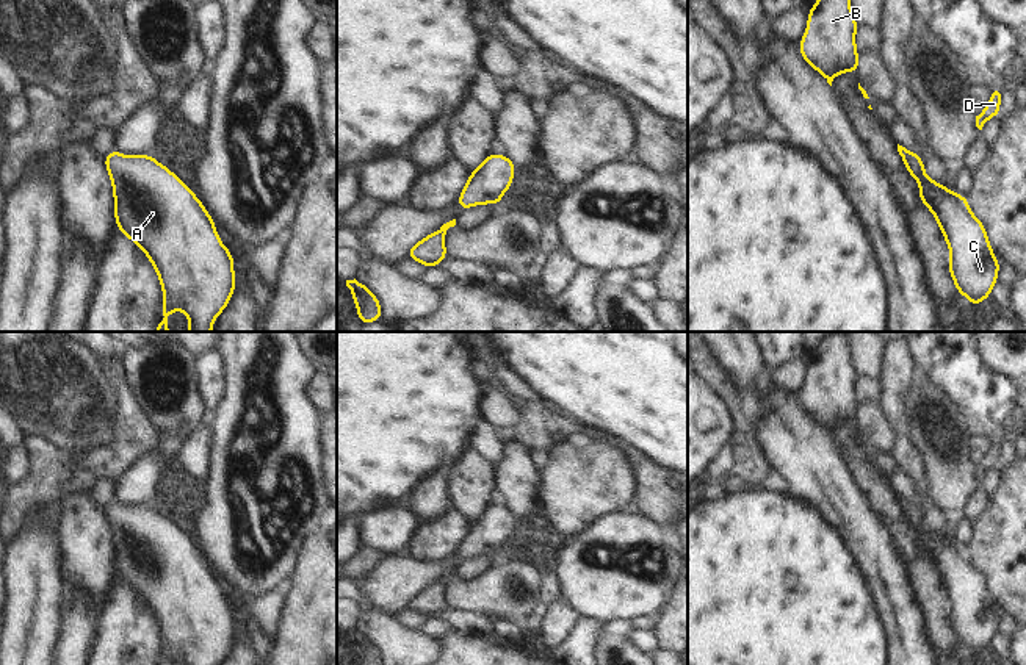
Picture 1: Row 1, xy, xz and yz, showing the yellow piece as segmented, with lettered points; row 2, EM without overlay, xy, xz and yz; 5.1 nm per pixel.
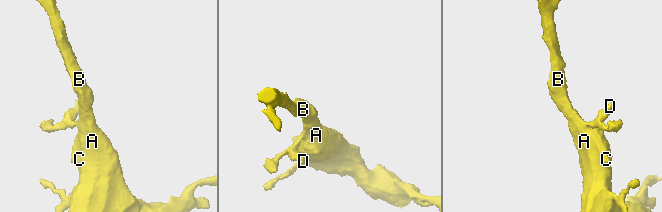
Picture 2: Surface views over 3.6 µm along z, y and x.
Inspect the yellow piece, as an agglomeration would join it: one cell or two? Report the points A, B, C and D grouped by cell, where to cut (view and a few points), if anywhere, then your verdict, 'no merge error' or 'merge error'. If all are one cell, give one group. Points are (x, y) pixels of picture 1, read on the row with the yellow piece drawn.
groups A B C D; cut none; no merge error

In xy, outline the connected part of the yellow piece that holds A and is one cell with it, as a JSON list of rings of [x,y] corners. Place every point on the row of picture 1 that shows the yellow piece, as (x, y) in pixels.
[[[117,150],[105,156],[114,194],[114,219],[119,232],[128,236],[150,260],[163,289],[163,318],[155,332],[169,332],[168,319],[172,310],[182,310],[190,318],[188,332],[211,332],[215,319],[227,307],[237,288],[233,257],[221,243],[215,222],[193,191],[166,166],[149,153],[125,156]]]

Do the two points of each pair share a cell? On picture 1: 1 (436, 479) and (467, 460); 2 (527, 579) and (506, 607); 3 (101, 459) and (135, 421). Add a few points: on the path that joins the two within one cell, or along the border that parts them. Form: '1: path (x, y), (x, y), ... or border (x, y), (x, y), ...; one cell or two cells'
1: border (447, 467), (450, 506); two cells
2: path (516, 579), (509, 581), (506, 596); one cell
3: path (110, 452), (130, 431); one cell

